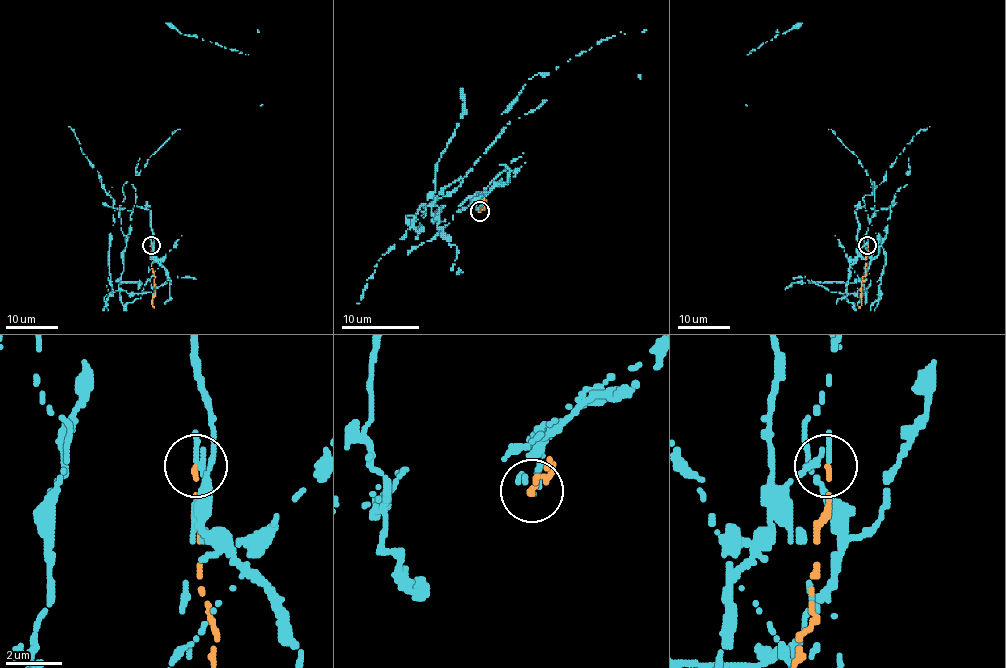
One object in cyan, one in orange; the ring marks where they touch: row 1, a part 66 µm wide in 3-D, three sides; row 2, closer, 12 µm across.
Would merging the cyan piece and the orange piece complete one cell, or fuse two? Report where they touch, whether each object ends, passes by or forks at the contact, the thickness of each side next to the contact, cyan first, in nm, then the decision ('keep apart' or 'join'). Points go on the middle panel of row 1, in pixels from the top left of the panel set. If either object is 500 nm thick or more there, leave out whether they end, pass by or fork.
at (480, 211); cyan ends there; orange ends there; 170 nm thick on the cyan side, 140 nm on the other; keep apart

